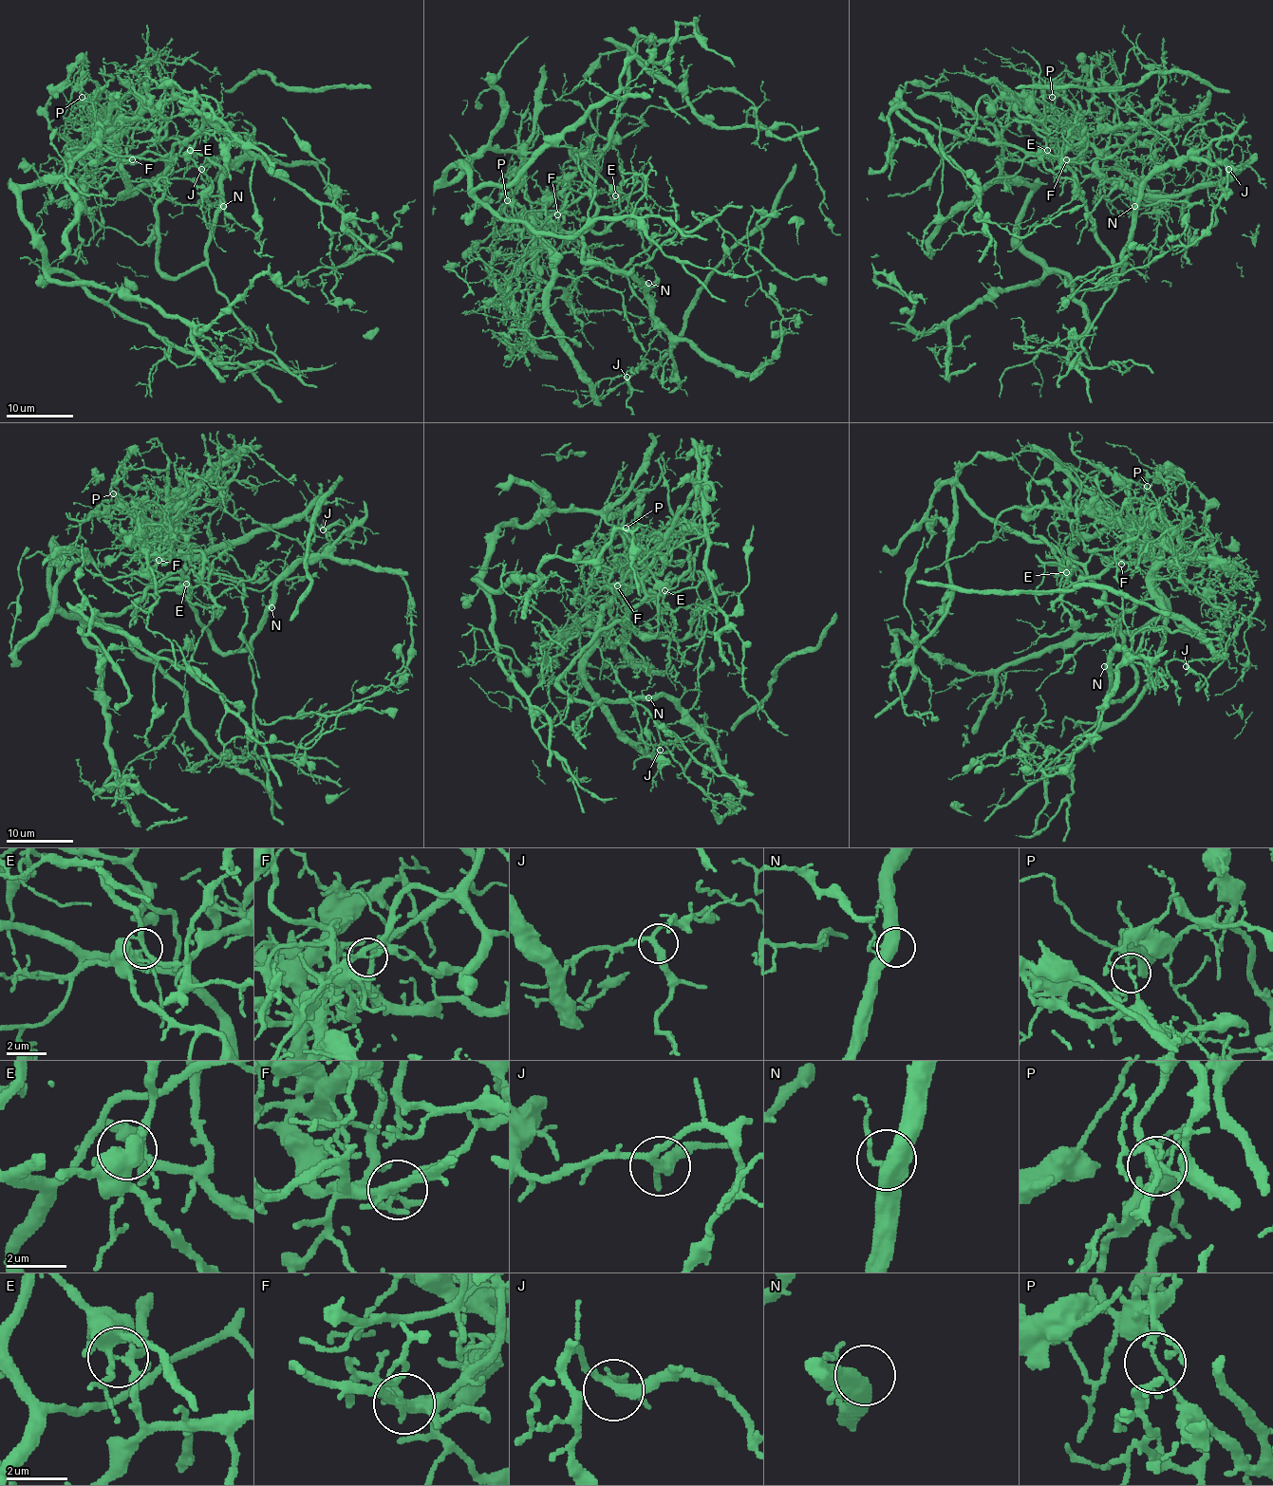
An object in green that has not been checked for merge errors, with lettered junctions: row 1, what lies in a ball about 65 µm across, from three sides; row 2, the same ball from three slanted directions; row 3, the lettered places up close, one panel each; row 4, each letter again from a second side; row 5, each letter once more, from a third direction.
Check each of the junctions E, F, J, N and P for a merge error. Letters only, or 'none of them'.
E, F, P

